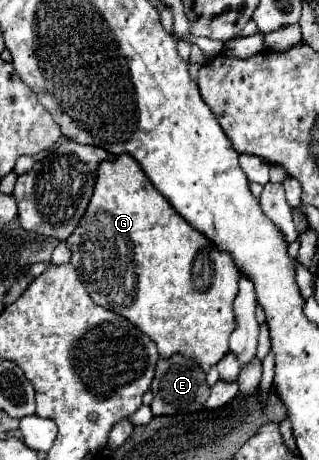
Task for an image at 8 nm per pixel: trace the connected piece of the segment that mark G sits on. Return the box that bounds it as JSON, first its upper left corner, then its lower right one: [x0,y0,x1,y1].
[68,154,240,372]

